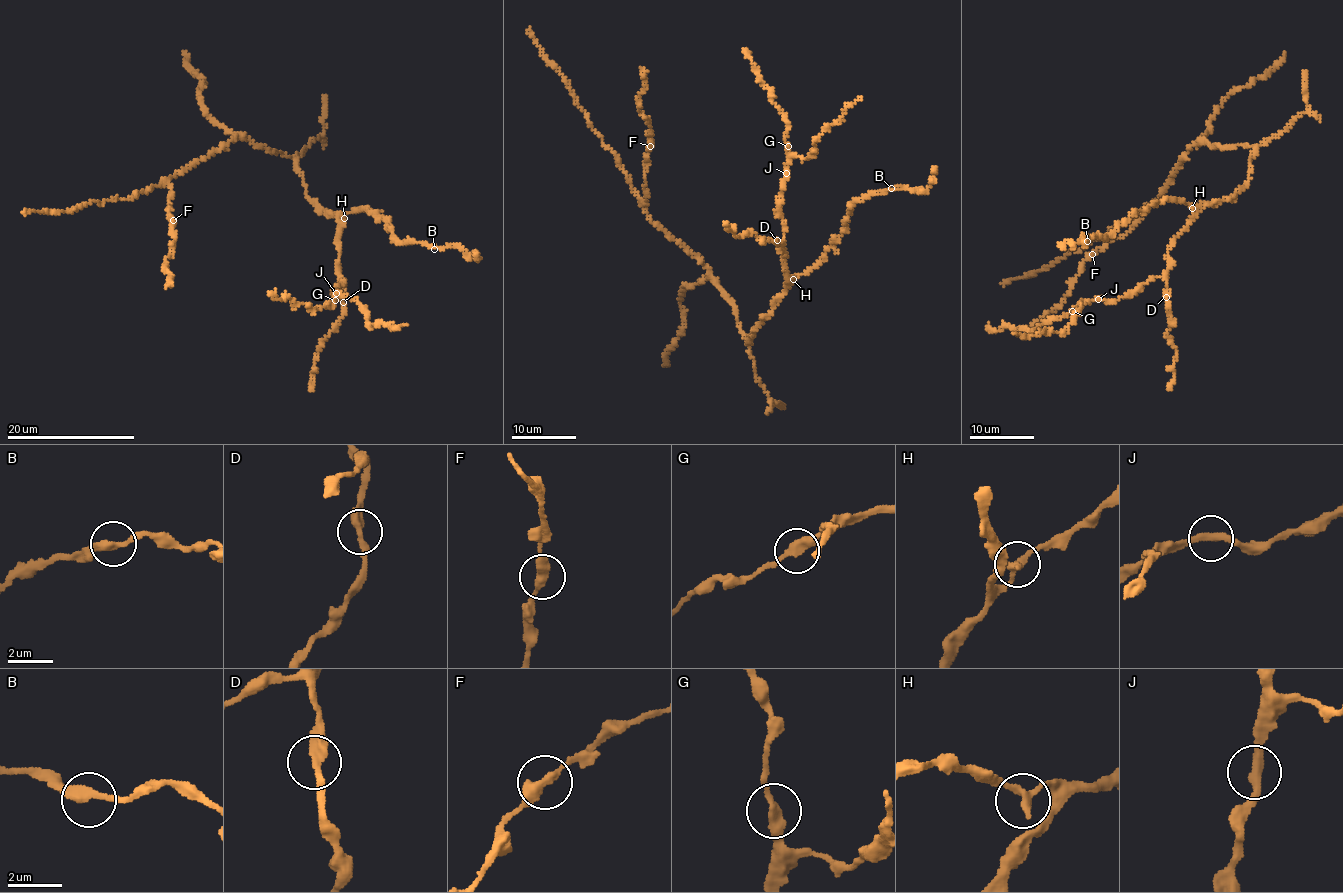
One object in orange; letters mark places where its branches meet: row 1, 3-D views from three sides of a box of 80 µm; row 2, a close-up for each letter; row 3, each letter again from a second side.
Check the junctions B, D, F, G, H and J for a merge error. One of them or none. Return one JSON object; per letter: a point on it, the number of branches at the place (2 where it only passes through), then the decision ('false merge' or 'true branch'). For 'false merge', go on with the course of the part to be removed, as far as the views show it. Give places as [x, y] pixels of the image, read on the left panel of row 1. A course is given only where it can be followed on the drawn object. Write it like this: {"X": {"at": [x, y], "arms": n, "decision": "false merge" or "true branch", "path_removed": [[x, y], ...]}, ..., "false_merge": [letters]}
{"B": {"at": [434, 249], "arms": 2, "decision": "true branch"}, "D": {"at": [343, 302], "arms": 2, "decision": "true branch"}, "F": {"at": [173, 220], "arms": 2, "decision": "true branch"}, "G": {"at": [335, 300], "arms": 2, "decision": "true branch"}, "H": {"at": [344, 218], "arms": 2, "decision": "true branch"}, "J": {"at": [336, 293], "arms": 2, "decision": "true branch"}, "false_merge": []}

